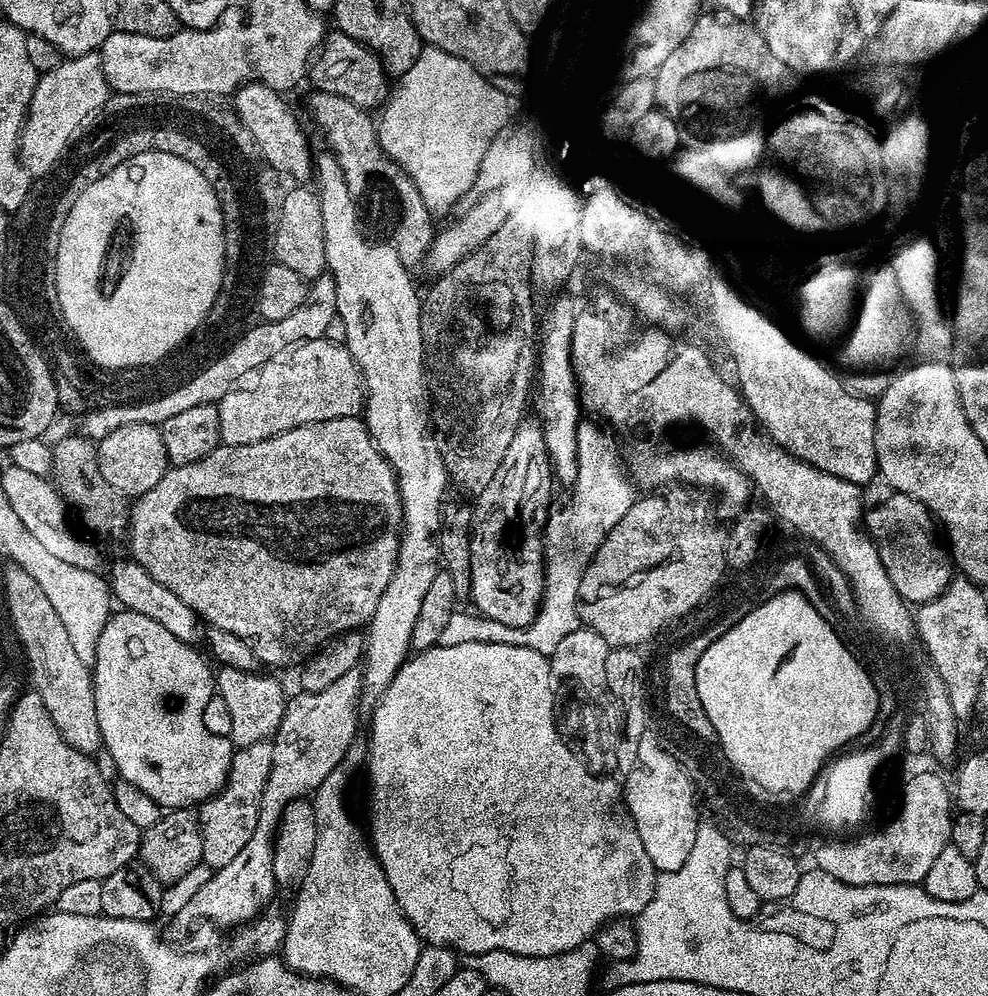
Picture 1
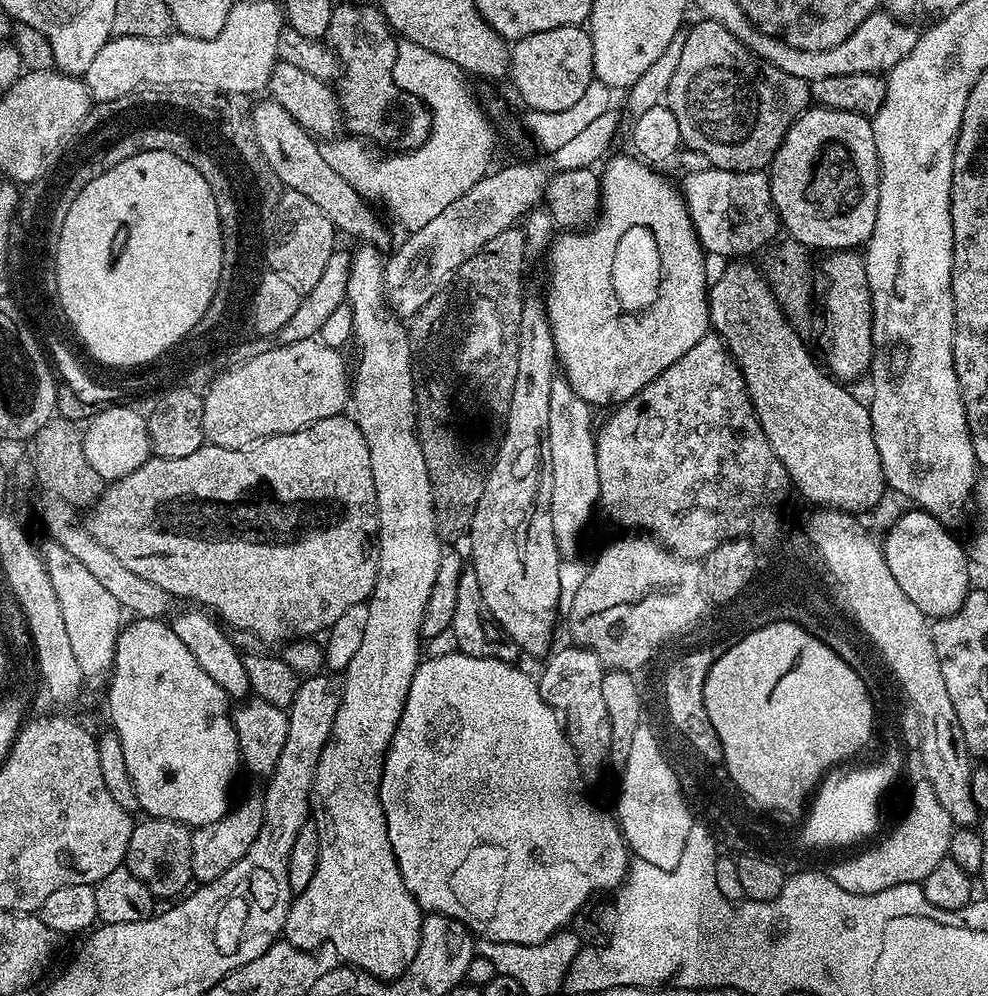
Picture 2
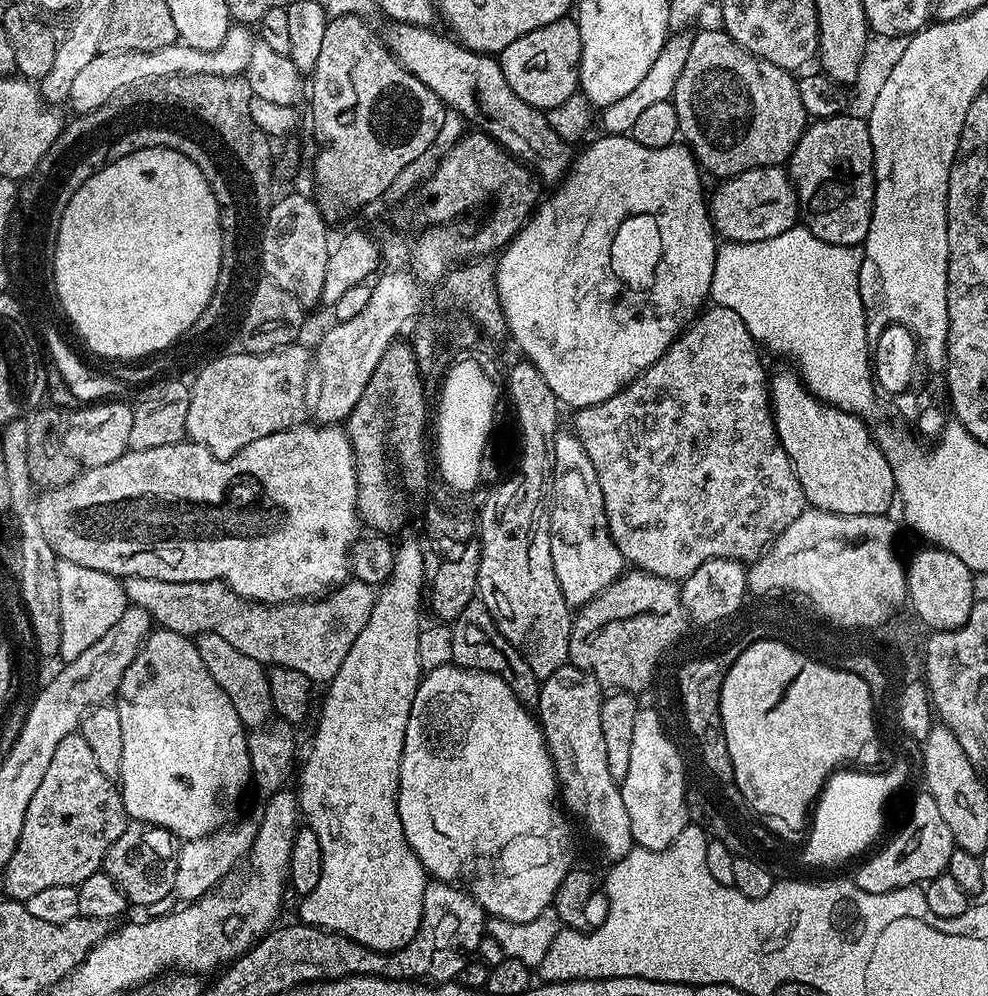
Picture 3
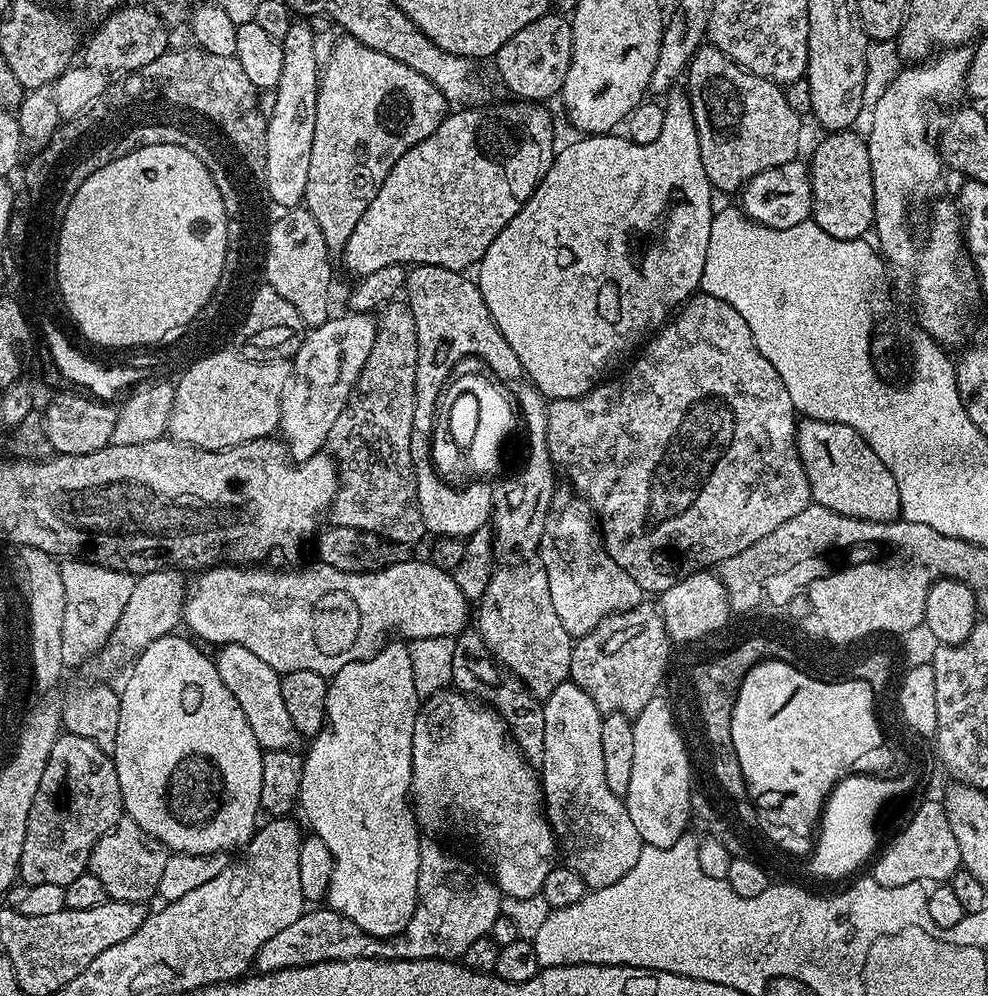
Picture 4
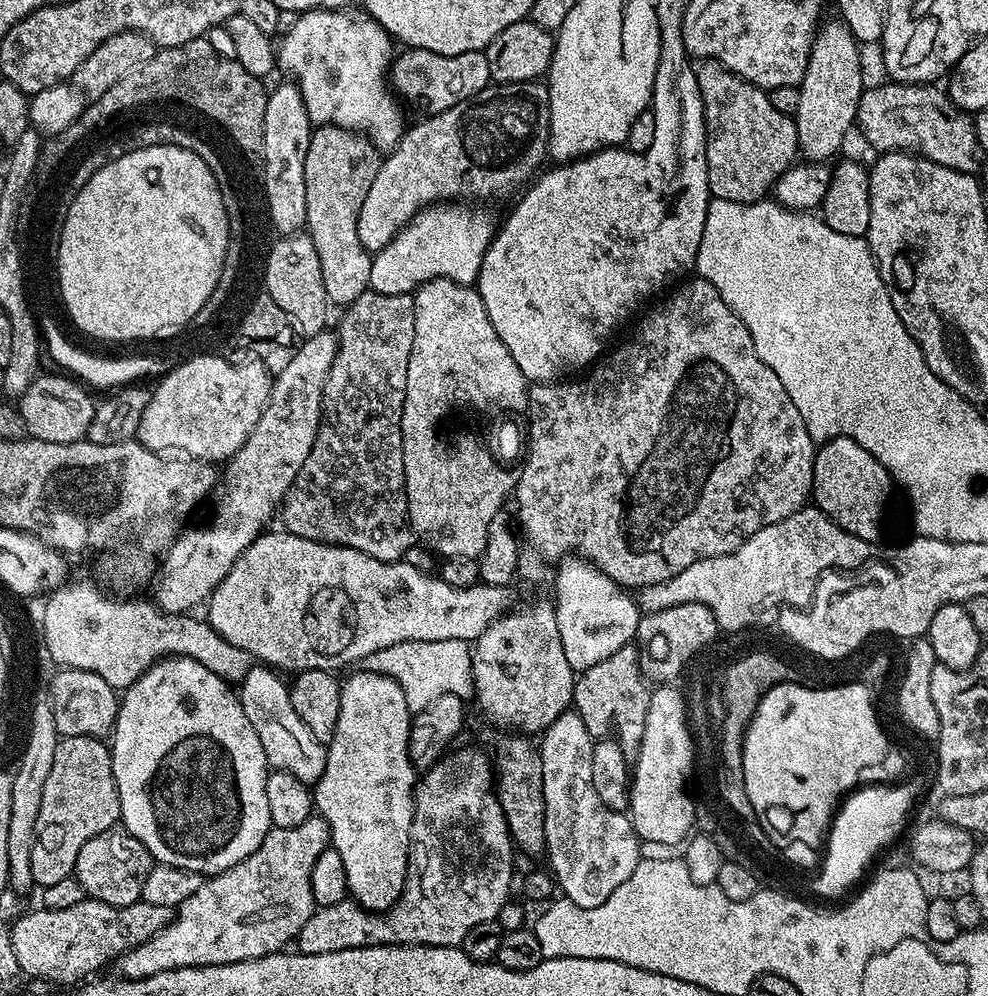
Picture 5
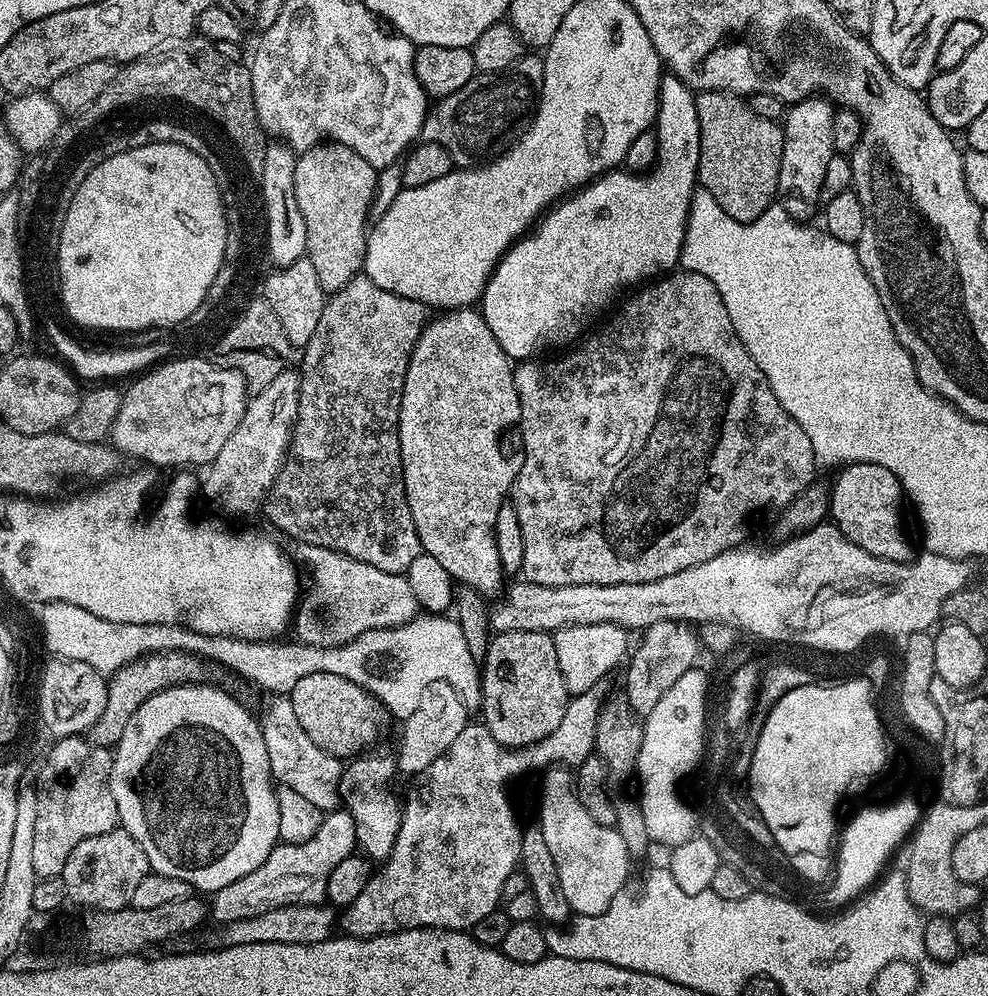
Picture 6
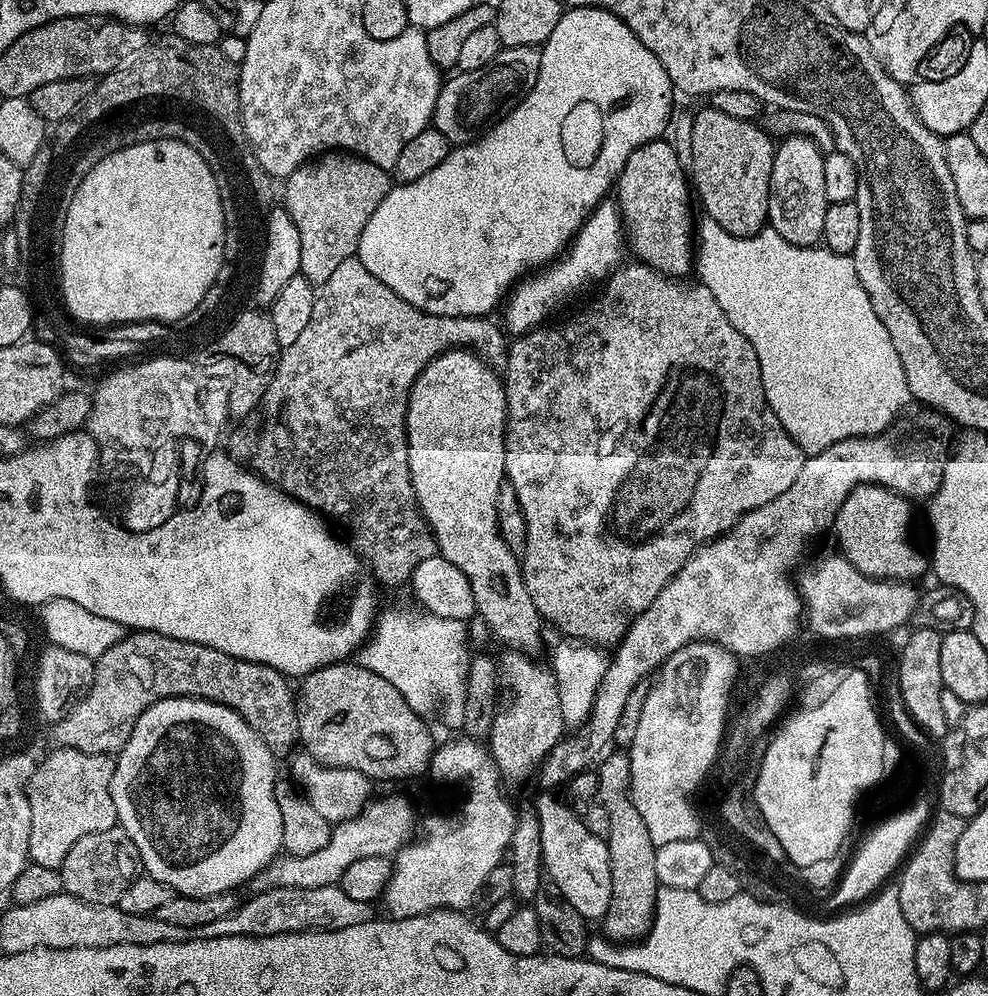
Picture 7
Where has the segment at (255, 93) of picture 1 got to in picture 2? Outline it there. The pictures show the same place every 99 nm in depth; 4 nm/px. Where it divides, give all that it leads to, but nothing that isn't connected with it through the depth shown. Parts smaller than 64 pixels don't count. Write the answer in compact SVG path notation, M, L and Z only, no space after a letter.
M271 98L262 99L264 100L251 107L252 128L269 168L281 185L287 191L303 194L310 202L314 202L343 235L346 233L354 236L376 251L387 253L393 247L392 236L374 214L374 208L325 162L311 133L305 131Z

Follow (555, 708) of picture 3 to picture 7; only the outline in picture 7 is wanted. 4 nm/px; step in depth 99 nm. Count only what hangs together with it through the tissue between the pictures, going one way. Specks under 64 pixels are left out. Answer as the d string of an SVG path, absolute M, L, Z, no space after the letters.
M540 794L534 811L540 823L544 871L547 879L552 880L562 890L566 902L578 910L589 922L599 921L607 912L611 898L610 854L605 837L590 834L586 826L556 794Z

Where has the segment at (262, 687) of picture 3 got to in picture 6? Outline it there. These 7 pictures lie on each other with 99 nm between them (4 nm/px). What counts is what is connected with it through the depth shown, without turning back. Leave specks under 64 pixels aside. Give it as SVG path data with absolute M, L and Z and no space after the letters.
M276 694L259 717L260 736L266 742L266 758L270 758L272 779L279 786L290 786L297 794L308 799L313 806L325 814L341 807L340 779L344 777L345 765L341 757L332 756L326 750L314 746L310 734L302 730L302 722L294 715L291 699L284 694Z

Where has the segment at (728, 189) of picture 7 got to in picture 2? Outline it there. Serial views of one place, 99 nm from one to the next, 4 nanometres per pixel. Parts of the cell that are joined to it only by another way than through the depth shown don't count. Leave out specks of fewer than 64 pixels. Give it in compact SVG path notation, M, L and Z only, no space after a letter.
M701 19L692 29L687 29L686 44L678 70L670 79L666 106L678 121L681 141L700 156L705 156L713 168L731 172L758 172L767 169L780 143L786 138L788 127L810 104L810 84L802 78L792 77L778 66L751 53L725 26Z

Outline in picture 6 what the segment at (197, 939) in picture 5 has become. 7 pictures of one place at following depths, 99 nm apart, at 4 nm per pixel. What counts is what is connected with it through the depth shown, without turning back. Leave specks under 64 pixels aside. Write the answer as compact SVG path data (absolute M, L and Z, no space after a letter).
M337 810L327 813L314 838L297 844L277 843L258 870L250 870L246 878L238 878L238 882L222 886L222 890L211 897L211 919L220 920L221 925L226 925L287 904L321 903L325 899L326 882L334 866L338 866L342 858L350 858L357 851L356 833L356 823L349 812Z

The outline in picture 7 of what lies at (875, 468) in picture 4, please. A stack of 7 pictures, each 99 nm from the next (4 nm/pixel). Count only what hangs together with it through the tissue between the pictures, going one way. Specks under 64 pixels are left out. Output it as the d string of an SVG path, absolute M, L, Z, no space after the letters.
M860 484L842 502L836 515L834 533L840 539L839 551L862 574L871 580L902 580L916 582L916 579L925 571L929 571L930 564L924 556L908 541L908 519L912 516L913 505L905 497L894 490L883 488L881 484Z

